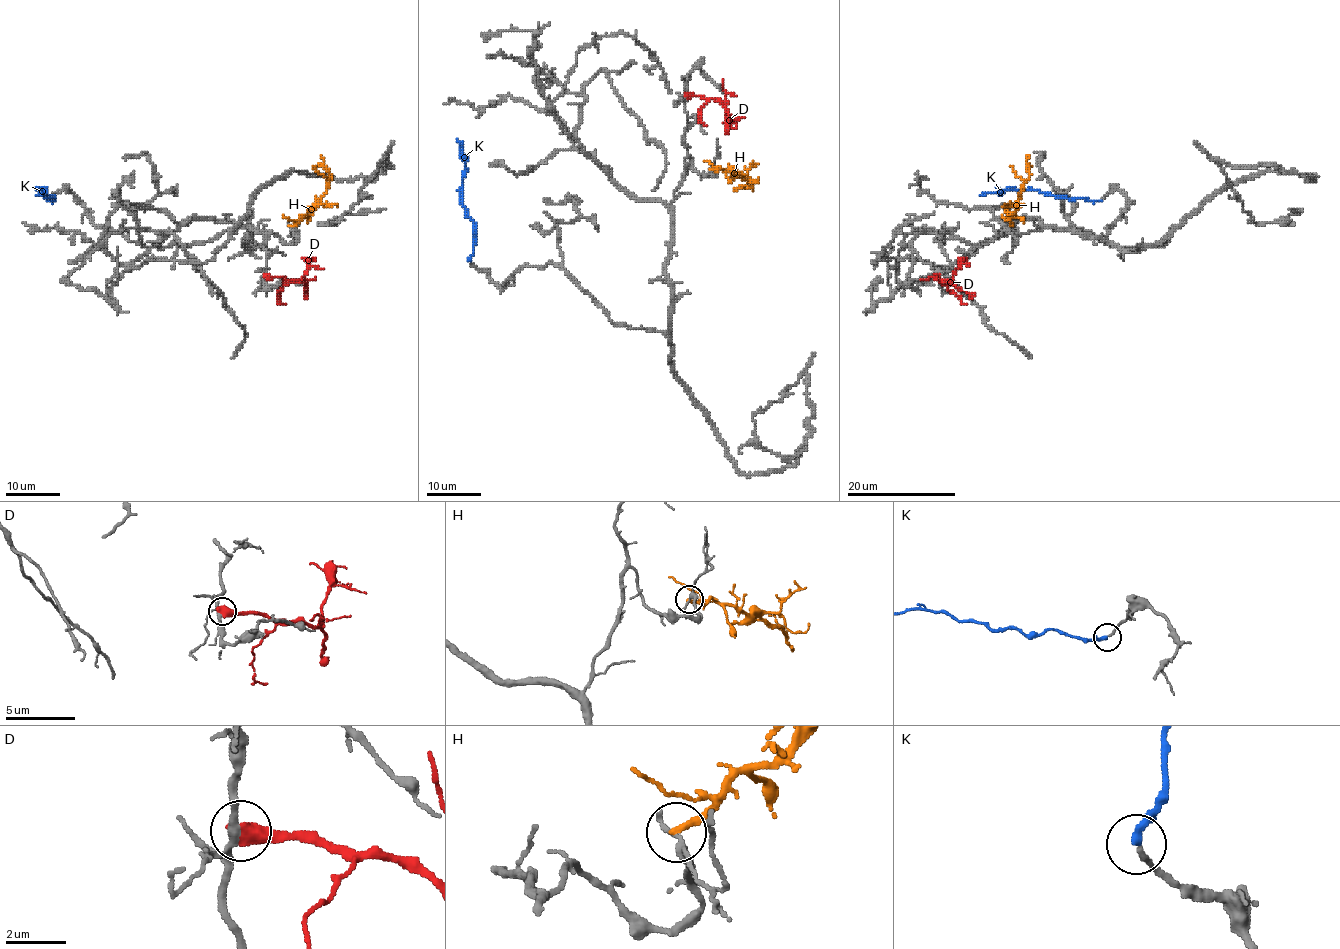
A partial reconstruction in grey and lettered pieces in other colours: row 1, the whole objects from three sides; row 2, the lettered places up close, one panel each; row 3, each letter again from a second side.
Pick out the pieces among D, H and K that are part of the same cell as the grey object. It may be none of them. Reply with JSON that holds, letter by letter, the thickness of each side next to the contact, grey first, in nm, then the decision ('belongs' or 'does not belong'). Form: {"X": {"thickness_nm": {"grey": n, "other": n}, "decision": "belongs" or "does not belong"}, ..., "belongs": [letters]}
{"D": {"thickness_nm": {"grey": 240, "other": 600}, "decision": "does not belong"}, "H": {"thickness_nm": {"grey": 190, "other": 240}, "decision": "does not belong"}, "K": {"thickness_nm": {"grey": 180, "other": 260}, "decision": "belongs"}, "belongs": ["K"]}

